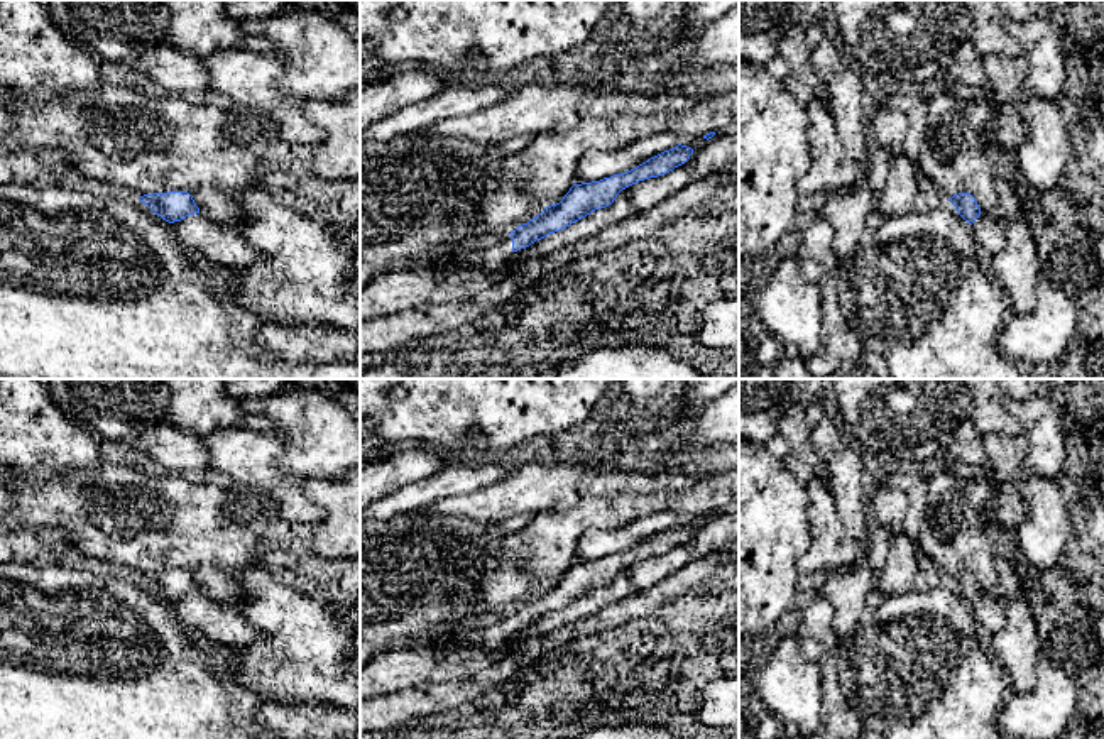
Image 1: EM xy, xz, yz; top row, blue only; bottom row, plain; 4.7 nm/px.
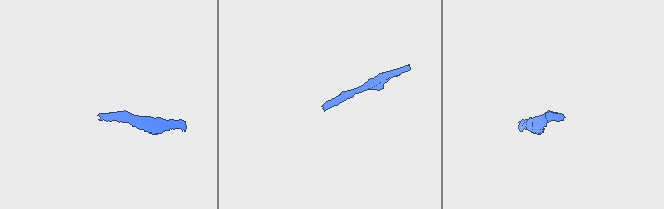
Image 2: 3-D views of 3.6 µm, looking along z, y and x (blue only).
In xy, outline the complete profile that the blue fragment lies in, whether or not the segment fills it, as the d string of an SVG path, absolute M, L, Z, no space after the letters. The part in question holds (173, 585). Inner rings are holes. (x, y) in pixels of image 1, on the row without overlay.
M188 570L144 573L139 578L171 602L184 626L215 646L243 648L260 638L259 629L240 614L235 604L205 595Z

